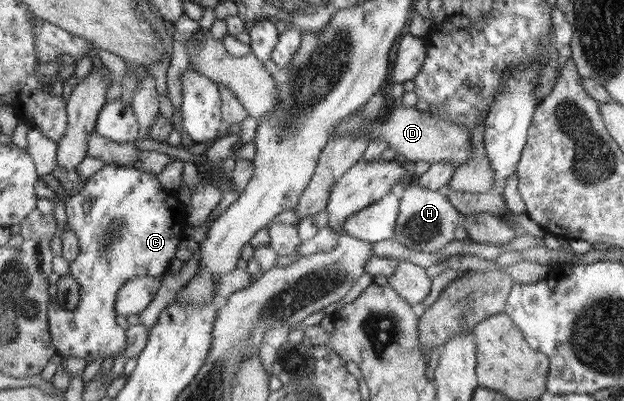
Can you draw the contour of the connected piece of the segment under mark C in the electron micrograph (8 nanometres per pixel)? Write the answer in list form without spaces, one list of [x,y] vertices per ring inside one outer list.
[[[104,165],[100,170],[97,170],[91,177],[85,180],[85,185],[83,189],[76,195],[70,196],[70,198],[65,203],[65,209],[67,214],[67,222],[72,229],[72,232],[77,236],[80,252],[78,256],[73,260],[69,261],[70,264],[70,273],[69,275],[72,278],[76,279],[76,282],[80,284],[79,286],[79,295],[80,300],[76,305],[74,310],[64,310],[58,304],[57,298],[51,298],[51,302],[48,305],[48,325],[50,337],[52,337],[52,345],[56,347],[56,353],[58,356],[64,357],[65,359],[70,358],[84,358],[84,360],[92,363],[96,359],[106,357],[114,357],[114,360],[117,360],[118,357],[122,356],[126,347],[126,335],[125,330],[123,330],[116,323],[116,312],[115,312],[115,298],[120,290],[120,287],[123,286],[127,280],[130,280],[134,277],[149,276],[149,277],[163,277],[167,272],[169,272],[169,266],[171,260],[175,257],[178,244],[184,238],[184,228],[187,223],[187,208],[179,201],[176,193],[165,191],[160,187],[160,181],[158,177],[152,173],[145,173],[140,171],[140,169],[124,166],[114,166],[114,165]]]

